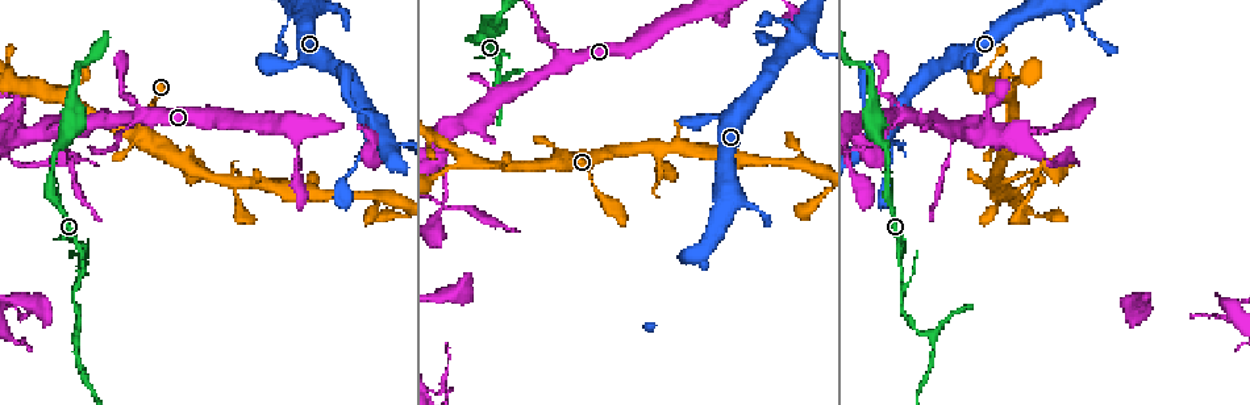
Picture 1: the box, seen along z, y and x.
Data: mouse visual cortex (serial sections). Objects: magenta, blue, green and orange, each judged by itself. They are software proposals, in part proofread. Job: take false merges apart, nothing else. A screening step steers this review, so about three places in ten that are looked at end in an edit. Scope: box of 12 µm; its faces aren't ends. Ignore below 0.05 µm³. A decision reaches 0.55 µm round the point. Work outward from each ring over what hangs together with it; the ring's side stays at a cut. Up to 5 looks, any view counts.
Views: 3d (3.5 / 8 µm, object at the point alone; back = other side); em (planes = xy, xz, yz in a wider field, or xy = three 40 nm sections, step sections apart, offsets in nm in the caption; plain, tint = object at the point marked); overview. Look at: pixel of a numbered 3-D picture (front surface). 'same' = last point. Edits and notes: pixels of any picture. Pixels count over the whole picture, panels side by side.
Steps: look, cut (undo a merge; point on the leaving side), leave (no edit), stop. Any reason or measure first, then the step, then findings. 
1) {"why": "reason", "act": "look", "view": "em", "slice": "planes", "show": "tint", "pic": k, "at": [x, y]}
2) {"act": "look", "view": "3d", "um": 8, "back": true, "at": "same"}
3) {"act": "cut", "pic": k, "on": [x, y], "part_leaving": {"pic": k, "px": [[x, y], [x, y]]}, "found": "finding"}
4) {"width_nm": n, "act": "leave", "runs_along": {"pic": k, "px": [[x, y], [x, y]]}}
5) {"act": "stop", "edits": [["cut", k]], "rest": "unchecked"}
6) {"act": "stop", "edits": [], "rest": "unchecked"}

{"why": "four-way junction", "act": "look", "view": "em", "slice": "xy", "step": 1, "show": "tint", "pic": 1, "at": [561, 59]}

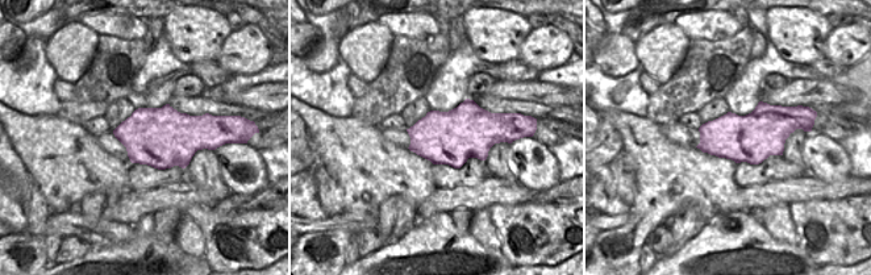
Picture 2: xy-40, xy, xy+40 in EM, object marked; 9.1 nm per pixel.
{"why": "see where the arms go", "act": "look", "view": "3d", "um": 3.5, "at": "same"}

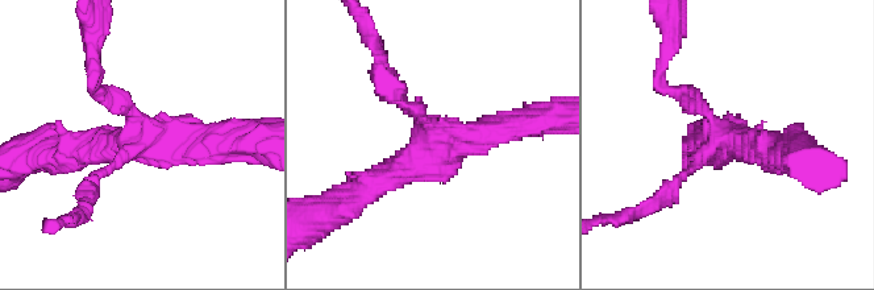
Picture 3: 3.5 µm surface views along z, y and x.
{"arms": 4, "arm_widths_nm": [150, 150, 300, 350], "act": "leave", "runs_along": {"pic": 3, "px": [[516, 123], [436, 143], [362, 190]]}, "found": "continuous, no second cell"}

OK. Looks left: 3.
{"why": "narrows sharply", "act": "look", "view": "3d", "um": 3.5, "back": true, "pic": 1, "at": [903, 271]}

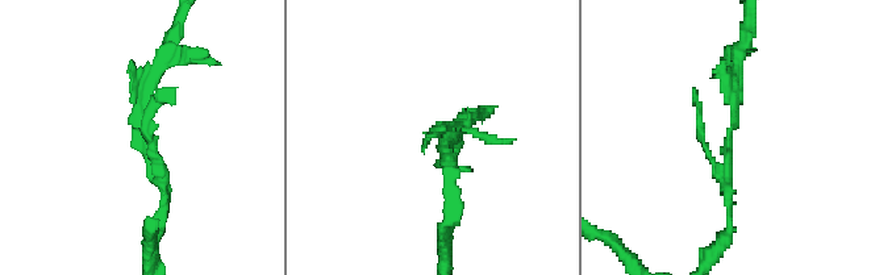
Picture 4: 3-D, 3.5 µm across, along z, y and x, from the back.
{"why": "now the EM", "act": "look", "view": "em", "slice": "planes", "show": "tint", "pic": 4, "at": [440, 132]}

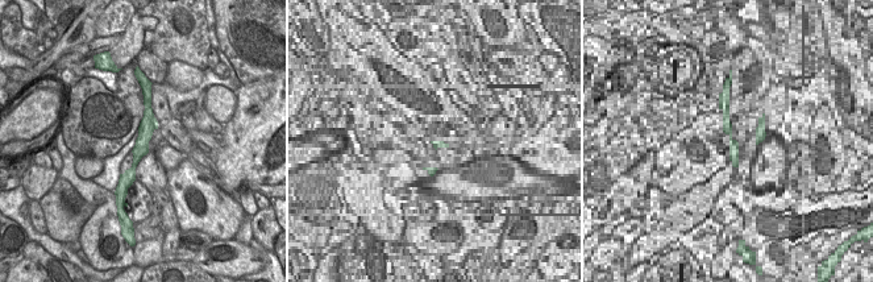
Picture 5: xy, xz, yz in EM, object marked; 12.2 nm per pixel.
{"act": "look", "view": "em", "slice": "xy", "step": 2, "show": "tint", "at": "same"}

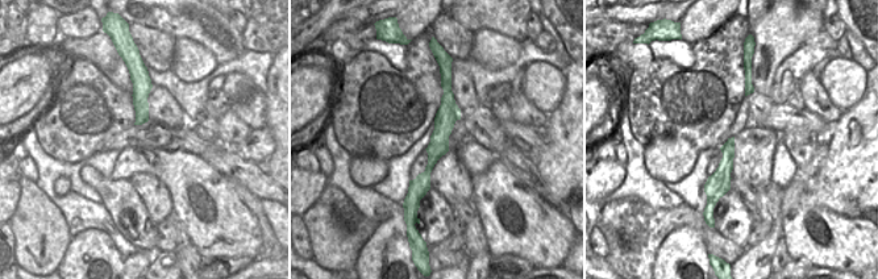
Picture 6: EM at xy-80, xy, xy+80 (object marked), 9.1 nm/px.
{"act": "leave", "runs_along": {"pic": 4, "px": [[741, 53], [726, 138], [726, 215]]}, "found": "one cell here"}

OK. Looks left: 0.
{"act": "stop", "edits": [], "rest": "unchecked"}

